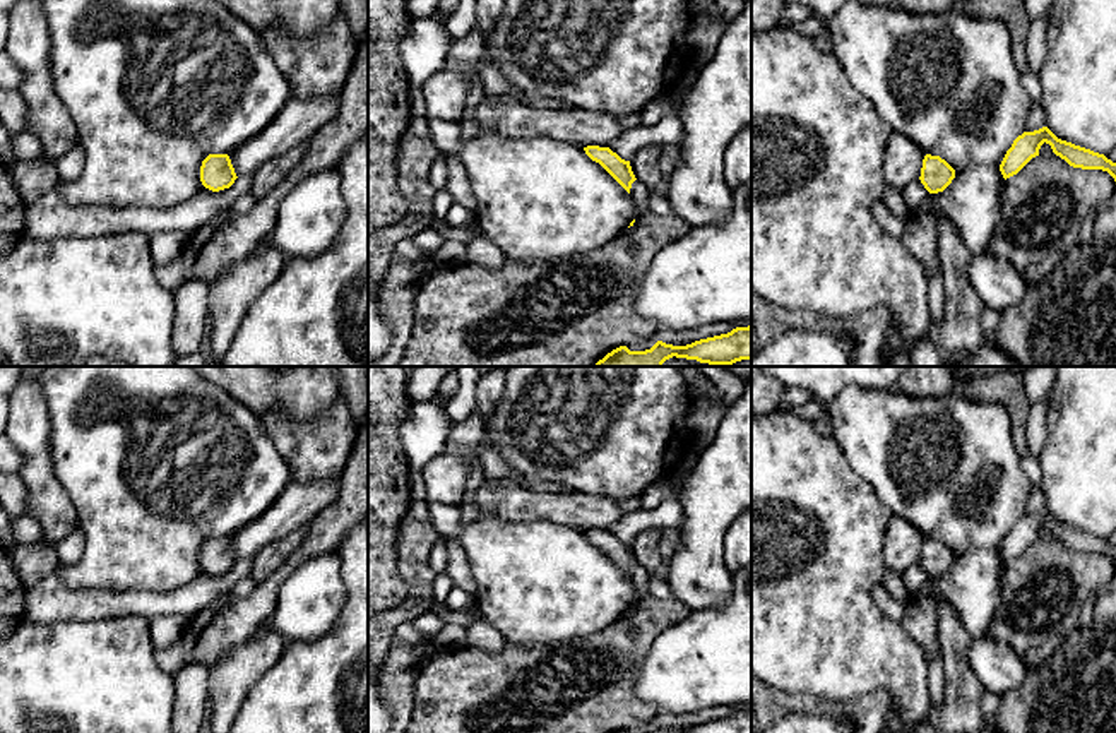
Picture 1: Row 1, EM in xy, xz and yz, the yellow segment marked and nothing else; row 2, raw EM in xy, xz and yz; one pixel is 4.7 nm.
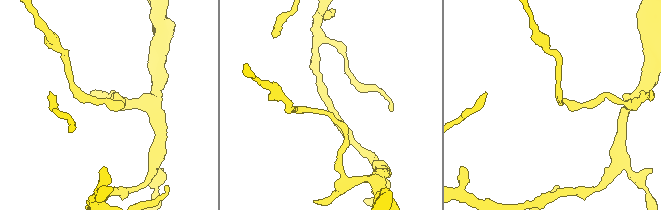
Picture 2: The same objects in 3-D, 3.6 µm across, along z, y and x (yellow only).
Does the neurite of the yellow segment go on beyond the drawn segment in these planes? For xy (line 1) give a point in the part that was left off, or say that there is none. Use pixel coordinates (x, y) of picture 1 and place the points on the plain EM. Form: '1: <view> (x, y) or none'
1: none

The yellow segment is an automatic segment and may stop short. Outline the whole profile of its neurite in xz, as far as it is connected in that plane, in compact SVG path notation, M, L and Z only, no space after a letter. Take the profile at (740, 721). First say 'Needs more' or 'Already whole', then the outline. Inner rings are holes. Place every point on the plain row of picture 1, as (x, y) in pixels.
Already whole. M751 709L736 711L727 718L700 723L686 730L657 724L650 733L751 733Z

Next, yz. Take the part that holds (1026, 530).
Already whole. M1048 510L1018 519L1012 531L1006 534L1000 555L1003 562L1017 558L1032 541L1039 539L1042 527L1049 527L1053 536L1065 543L1073 551L1102 553L1107 555L1116 565L1116 546L1104 538L1075 529L1058 522Z

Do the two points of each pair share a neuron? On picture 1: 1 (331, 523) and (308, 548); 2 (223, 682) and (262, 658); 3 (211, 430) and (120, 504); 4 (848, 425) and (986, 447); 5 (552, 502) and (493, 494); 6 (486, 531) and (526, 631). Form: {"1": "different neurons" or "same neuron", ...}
{"1": "same neuron", "2": "same neuron", "3": "same neuron", "4": "same neuron", "5": "same neuron", "6": "same neuron"}

